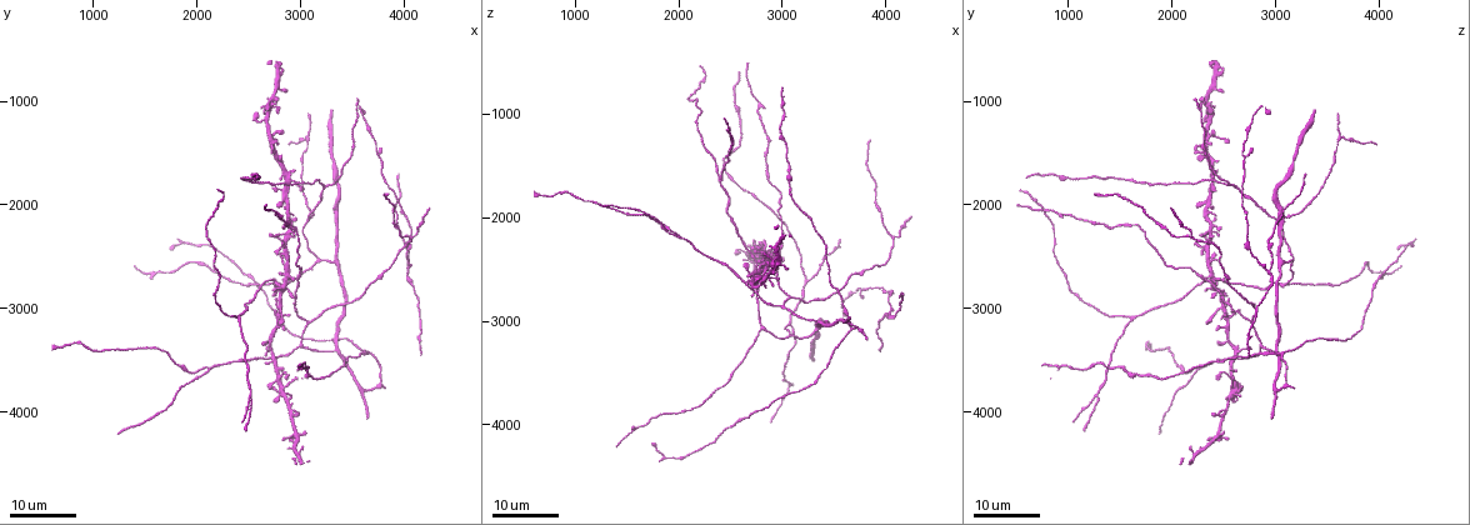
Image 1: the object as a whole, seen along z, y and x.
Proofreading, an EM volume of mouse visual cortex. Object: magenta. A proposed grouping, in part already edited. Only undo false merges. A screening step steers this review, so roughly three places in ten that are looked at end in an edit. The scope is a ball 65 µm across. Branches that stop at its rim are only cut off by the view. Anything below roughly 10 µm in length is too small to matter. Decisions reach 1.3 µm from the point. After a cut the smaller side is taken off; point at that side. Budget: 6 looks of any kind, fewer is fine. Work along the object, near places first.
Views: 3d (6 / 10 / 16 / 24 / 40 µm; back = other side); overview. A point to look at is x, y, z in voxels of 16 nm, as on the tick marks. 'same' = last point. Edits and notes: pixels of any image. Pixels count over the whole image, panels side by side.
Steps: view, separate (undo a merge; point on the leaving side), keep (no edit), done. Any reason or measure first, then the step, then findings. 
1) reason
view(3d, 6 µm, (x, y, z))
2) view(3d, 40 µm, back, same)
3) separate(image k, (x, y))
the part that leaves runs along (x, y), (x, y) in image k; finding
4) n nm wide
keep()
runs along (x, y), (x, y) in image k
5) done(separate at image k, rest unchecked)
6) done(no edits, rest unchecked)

side arm on a straight run
view(3d, 16 µm, (4020, 2660, 2920))

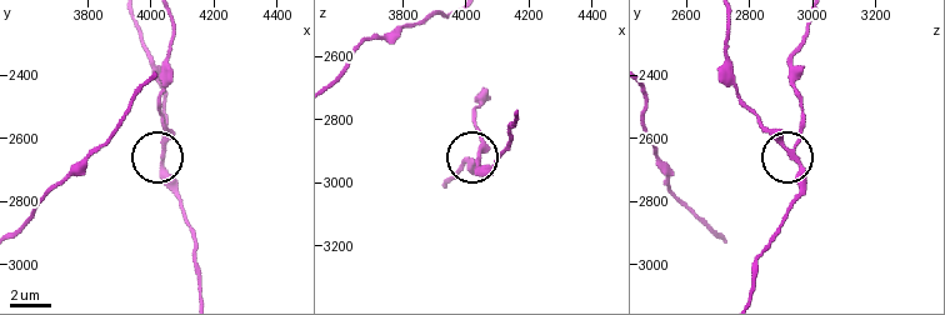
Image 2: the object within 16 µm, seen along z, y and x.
zoom in
view(3d, 6 µm, (4040, 2640, 2930))

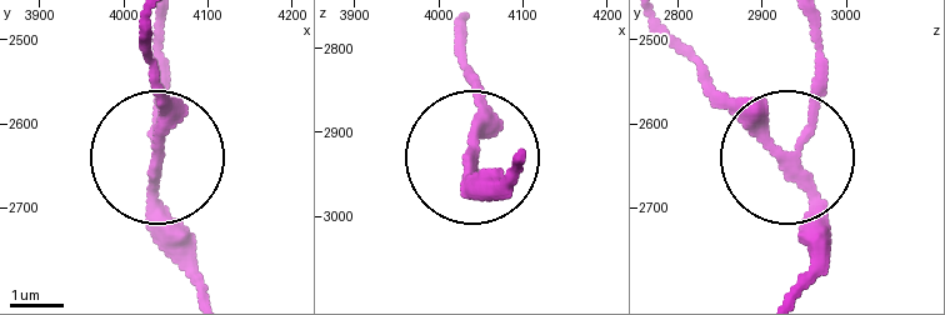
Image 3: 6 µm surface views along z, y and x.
3 arms
keep()
all the same cell

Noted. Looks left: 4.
three-way junction
view(3d, 16 µm, (3360, 3380, 3000))

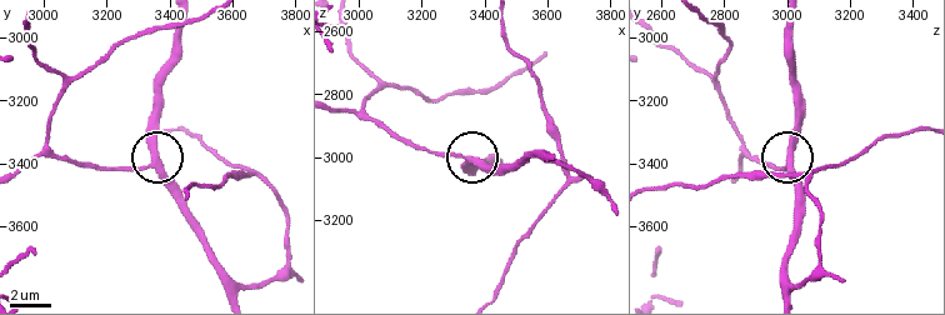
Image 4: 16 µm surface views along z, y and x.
closer look
view(3d, 6 µm, (3350, 3380, 3010))

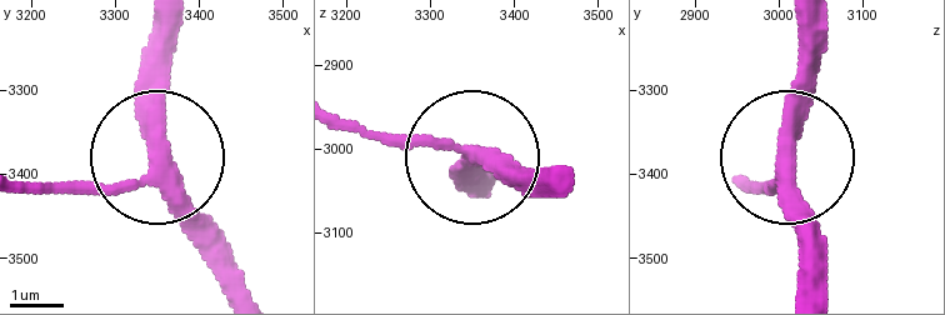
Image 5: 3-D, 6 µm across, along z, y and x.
3 arms
keep()
runs along (31, 180), (125, 180), (151, 163), (179, 221), (246, 288) in image 5; all the same cell

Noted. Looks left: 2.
arms part here
view(3d, 16 µm, (2080, 3580, 2240))

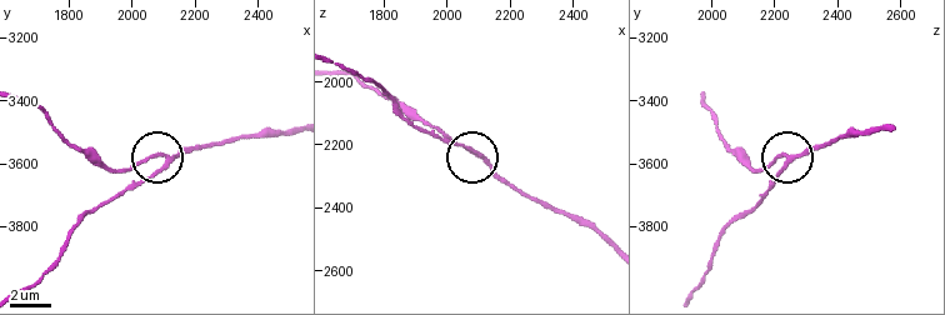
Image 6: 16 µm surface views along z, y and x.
view(3d, 10 µm, (2100, 3610, 2230))

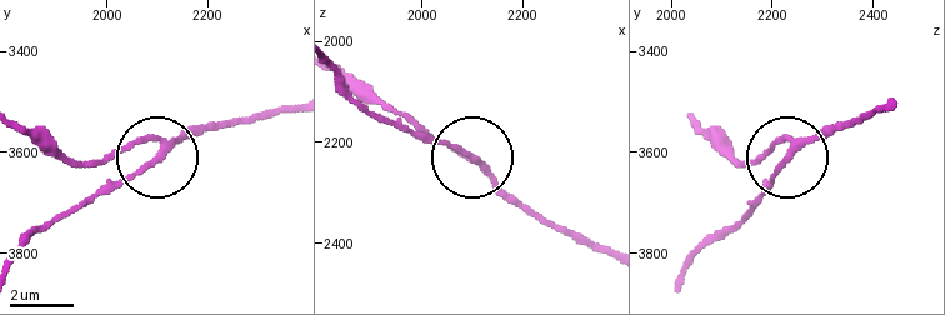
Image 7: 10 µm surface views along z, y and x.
side arm 20 µm; 3 arms
keep()
all the same cell

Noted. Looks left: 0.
done(no edits, rest unchecked)

